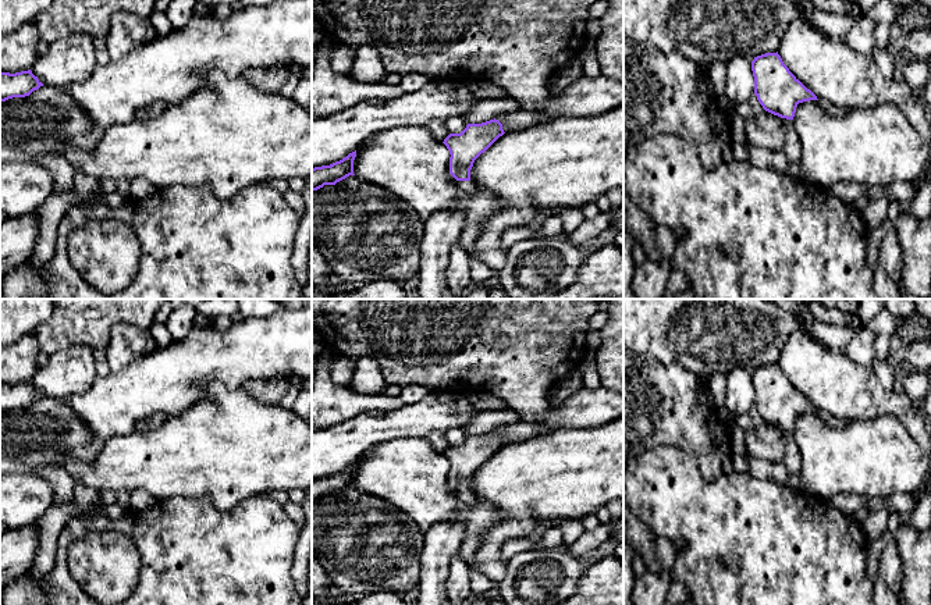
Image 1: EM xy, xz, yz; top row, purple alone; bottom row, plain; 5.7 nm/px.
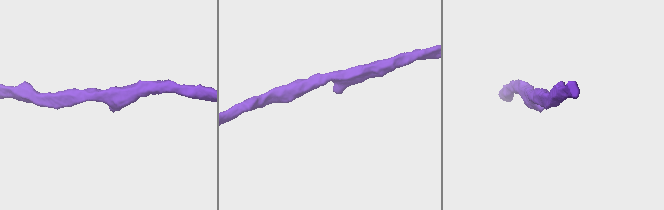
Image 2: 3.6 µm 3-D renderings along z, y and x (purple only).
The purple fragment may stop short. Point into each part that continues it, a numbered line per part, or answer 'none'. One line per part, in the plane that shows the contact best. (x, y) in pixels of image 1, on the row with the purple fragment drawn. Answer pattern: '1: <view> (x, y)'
1: xz (468, 187)

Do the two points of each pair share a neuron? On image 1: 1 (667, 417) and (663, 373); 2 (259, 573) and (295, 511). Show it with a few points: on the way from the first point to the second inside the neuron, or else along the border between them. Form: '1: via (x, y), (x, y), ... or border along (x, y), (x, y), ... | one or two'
1: via (667, 406), (663, 384) | one
2: border along (281, 506), (297, 523) | two

